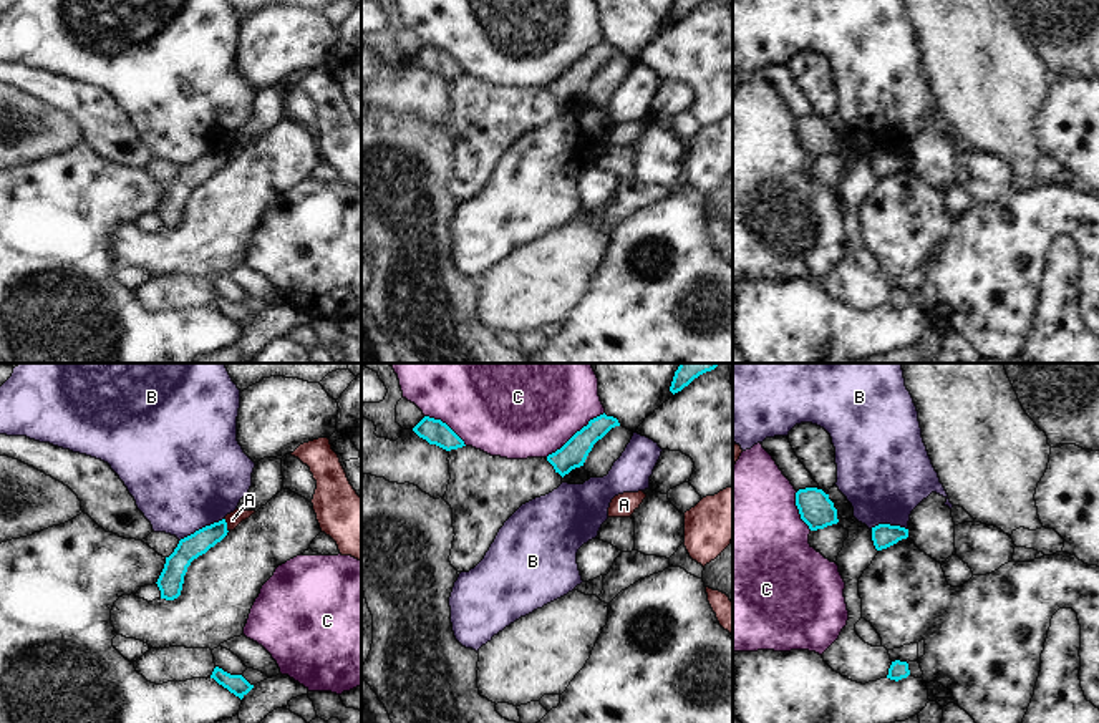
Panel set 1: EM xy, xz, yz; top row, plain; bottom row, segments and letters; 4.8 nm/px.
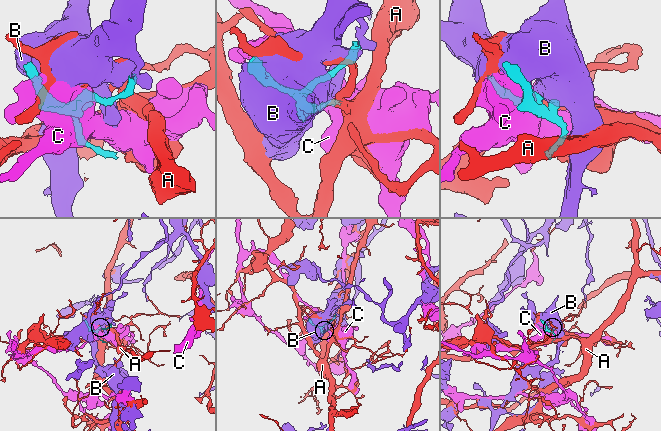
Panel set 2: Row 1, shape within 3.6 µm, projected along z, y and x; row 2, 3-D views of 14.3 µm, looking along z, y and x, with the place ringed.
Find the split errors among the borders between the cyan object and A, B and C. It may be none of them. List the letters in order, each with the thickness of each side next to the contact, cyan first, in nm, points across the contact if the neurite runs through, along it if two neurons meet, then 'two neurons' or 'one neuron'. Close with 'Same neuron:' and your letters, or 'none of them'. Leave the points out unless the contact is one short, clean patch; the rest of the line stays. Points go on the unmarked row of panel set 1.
A: calibres 120 and 70 nm; border xy (224, 146), (227, 160); two neurons
B: calibres 120 and 500 nm; two neurons
C: calibres 130 and 420 nm; two neurons
Same neuron: none of them

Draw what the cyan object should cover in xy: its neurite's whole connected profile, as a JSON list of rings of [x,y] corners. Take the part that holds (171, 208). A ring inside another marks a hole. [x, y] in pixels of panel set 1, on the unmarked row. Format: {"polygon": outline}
{"polygon": [[[222,148],[181,167],[174,181],[166,186],[164,197],[156,211],[161,219],[161,227],[177,227],[191,191],[220,171],[227,161],[227,151]]]}

